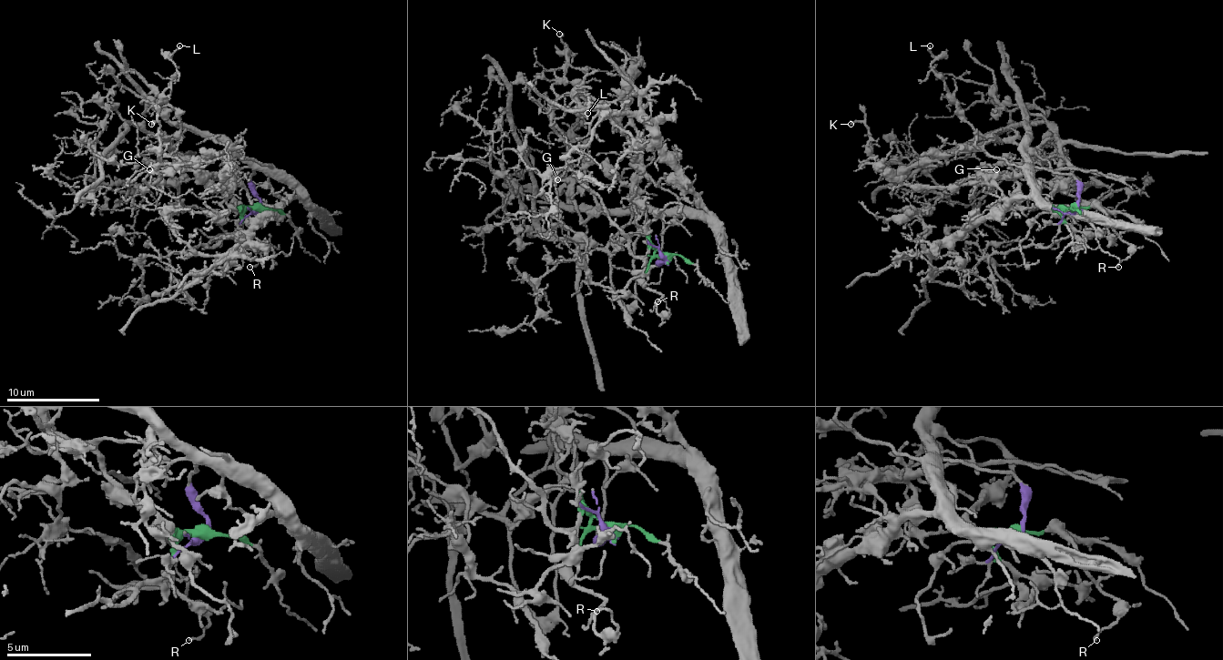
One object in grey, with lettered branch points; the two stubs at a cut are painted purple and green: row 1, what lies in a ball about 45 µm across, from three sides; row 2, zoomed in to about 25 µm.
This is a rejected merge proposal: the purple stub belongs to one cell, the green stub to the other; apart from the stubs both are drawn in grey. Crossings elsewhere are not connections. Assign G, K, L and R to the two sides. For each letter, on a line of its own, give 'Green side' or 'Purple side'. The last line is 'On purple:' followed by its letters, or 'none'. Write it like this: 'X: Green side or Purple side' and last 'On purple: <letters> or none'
G: Green side
K: Green side
L: Green side
R: Green side
On purple: none

